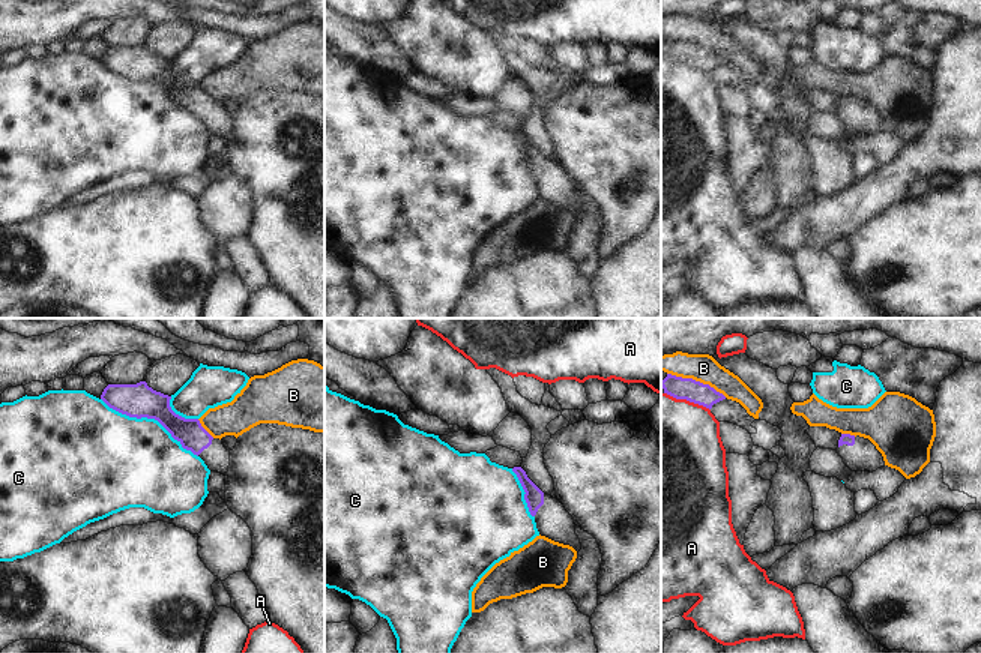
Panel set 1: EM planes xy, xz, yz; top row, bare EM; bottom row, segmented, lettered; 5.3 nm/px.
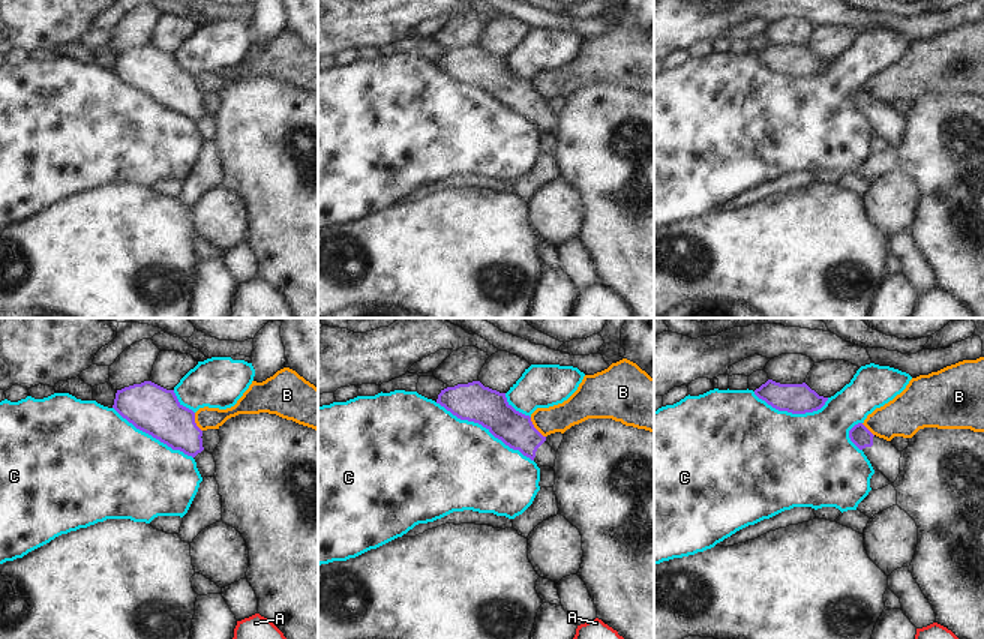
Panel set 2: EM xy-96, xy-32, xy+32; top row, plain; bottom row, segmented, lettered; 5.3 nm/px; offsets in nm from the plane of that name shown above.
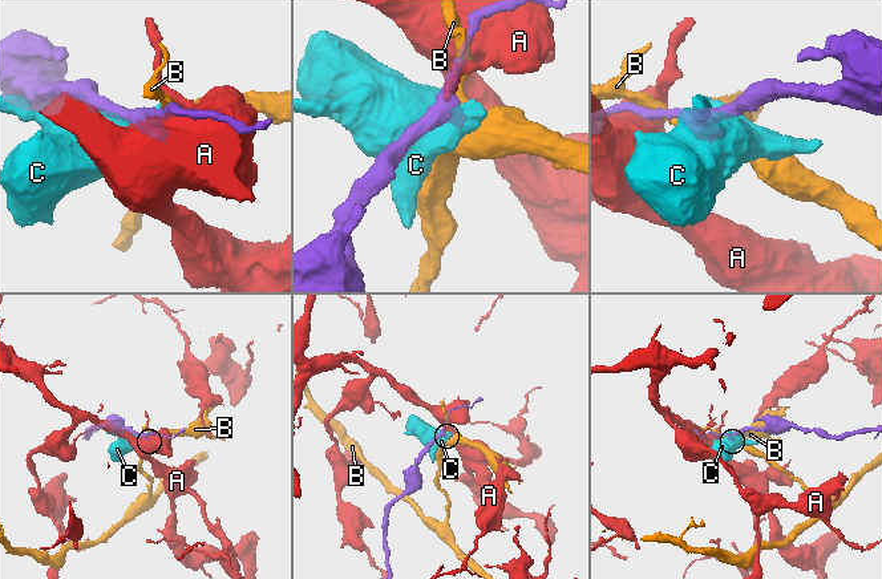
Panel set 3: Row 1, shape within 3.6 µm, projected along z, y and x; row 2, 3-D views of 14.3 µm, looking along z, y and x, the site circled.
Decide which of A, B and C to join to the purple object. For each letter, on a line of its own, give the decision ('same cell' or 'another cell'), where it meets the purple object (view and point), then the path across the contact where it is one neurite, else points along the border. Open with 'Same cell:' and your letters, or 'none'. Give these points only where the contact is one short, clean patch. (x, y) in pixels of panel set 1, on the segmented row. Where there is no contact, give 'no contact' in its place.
Same cell: none
A: another cell; contact yz (687, 400)
B: another cell; contact yz (697, 382)
C: another cell; contact xy (149, 418)

